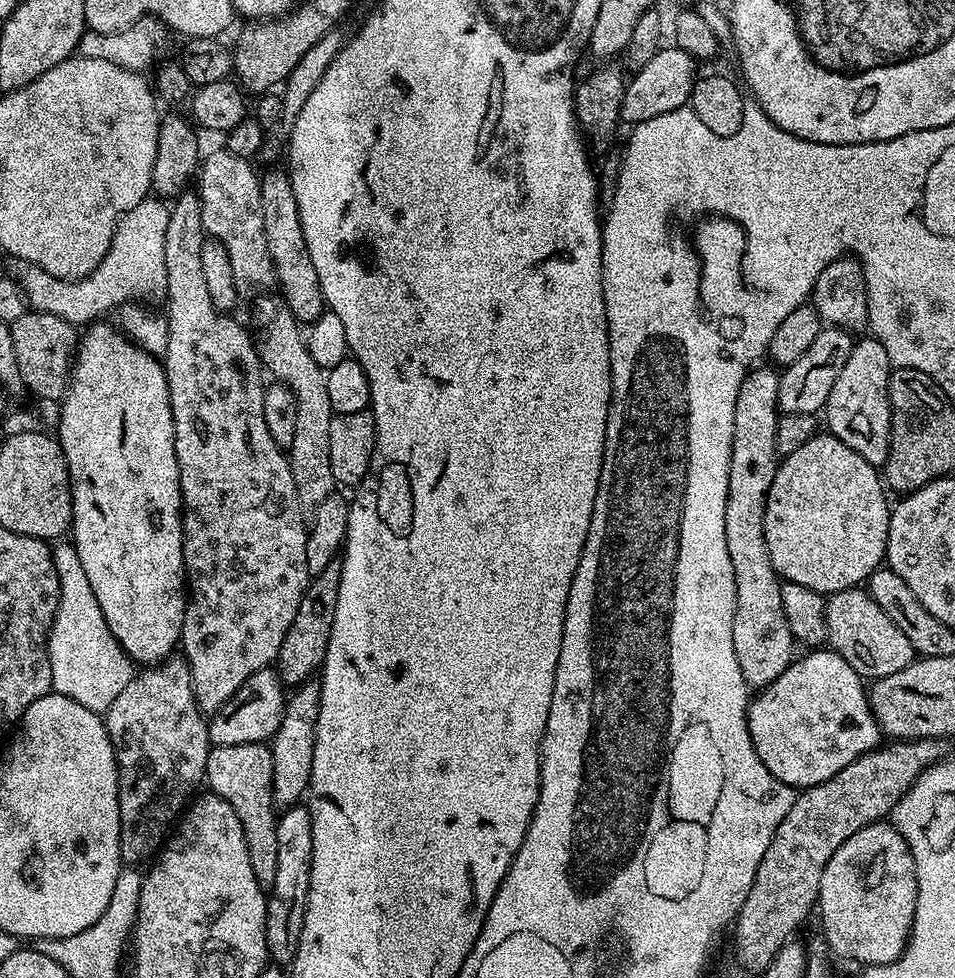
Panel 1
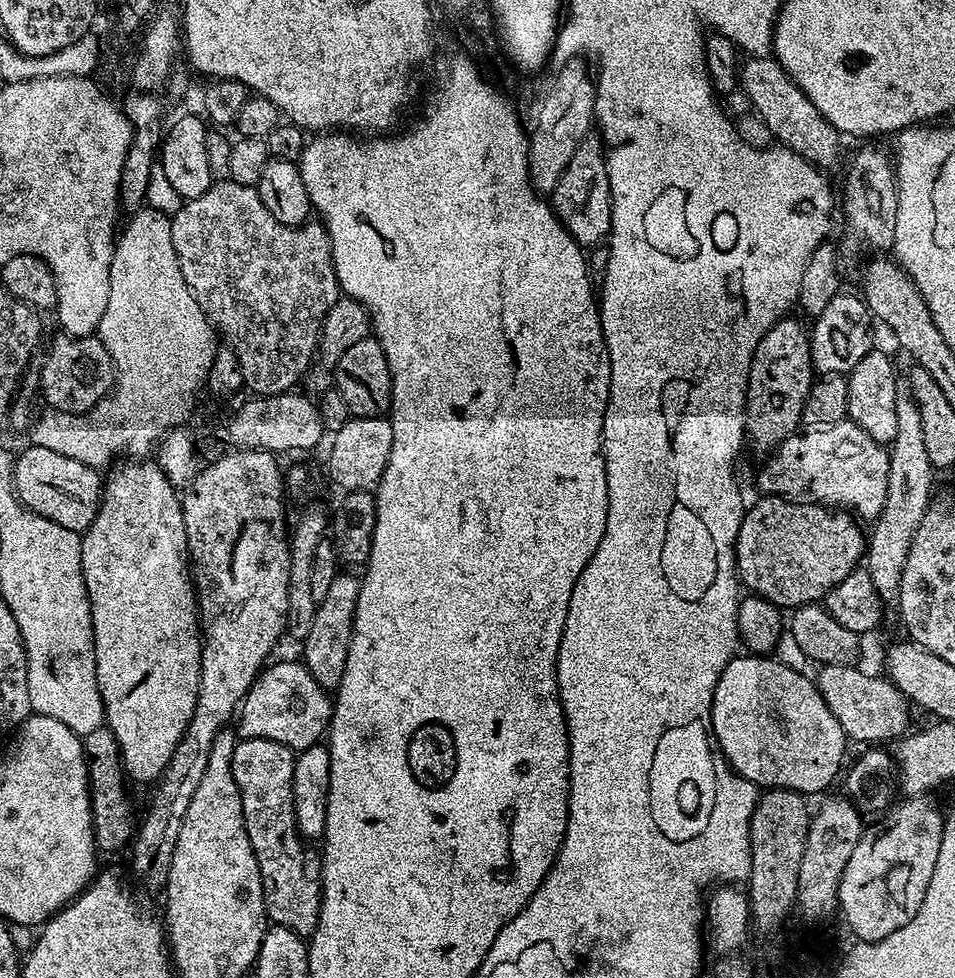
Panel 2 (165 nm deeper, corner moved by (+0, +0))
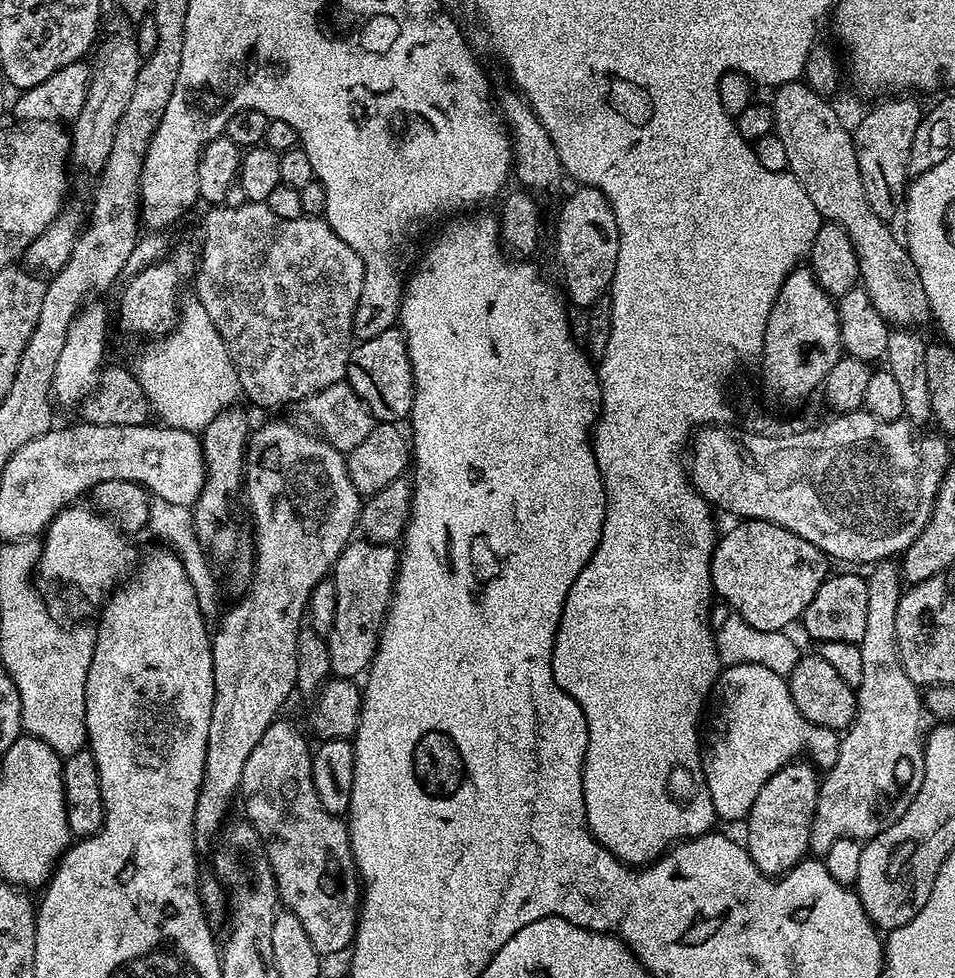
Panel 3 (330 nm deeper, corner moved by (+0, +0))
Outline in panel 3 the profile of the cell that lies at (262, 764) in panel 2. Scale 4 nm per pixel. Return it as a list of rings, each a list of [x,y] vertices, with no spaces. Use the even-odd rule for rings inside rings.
[[[277,718],[258,738],[258,746],[250,750],[246,766],[238,789],[239,799],[244,799],[243,815],[255,826],[264,843],[270,866],[274,870],[276,889],[280,895],[280,904],[294,913],[298,922],[306,930],[314,950],[321,957],[328,958],[331,952],[340,952],[349,947],[356,939],[356,922],[360,919],[362,903],[362,885],[352,857],[352,847],[348,837],[348,825],[339,816],[326,810],[318,798],[312,777],[313,749],[308,748],[308,740],[288,720]]]

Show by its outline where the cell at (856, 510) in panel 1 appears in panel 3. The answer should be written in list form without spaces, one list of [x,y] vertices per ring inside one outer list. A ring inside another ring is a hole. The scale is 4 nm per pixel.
[[[741,519],[728,533],[721,535],[716,541],[716,549],[712,551],[712,586],[717,597],[720,596],[729,604],[731,611],[740,615],[742,618],[749,623],[750,626],[756,628],[757,630],[764,631],[785,631],[791,629],[791,624],[801,619],[803,617],[806,606],[810,606],[810,602],[814,598],[814,594],[818,590],[818,586],[822,586],[822,582],[827,580],[830,575],[830,569],[828,569],[828,564],[830,565],[829,557],[825,556],[822,550],[818,550],[818,546],[814,546],[810,542],[806,542],[806,538],[802,538],[797,532],[791,532],[786,530],[782,526],[777,524],[772,524],[768,520],[745,520]]]

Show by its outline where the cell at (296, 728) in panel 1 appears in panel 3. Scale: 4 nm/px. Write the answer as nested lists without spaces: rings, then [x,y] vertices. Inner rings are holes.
[[[356,538],[344,547],[342,554],[336,560],[334,579],[338,606],[334,610],[334,626],[326,637],[333,677],[360,678],[367,673],[368,665],[372,662],[372,655],[376,653],[376,645],[380,642],[380,628],[384,625],[384,618],[388,614],[388,604],[392,601],[392,588],[396,584],[398,552],[393,548],[395,547],[391,543],[374,544],[367,538]]]

